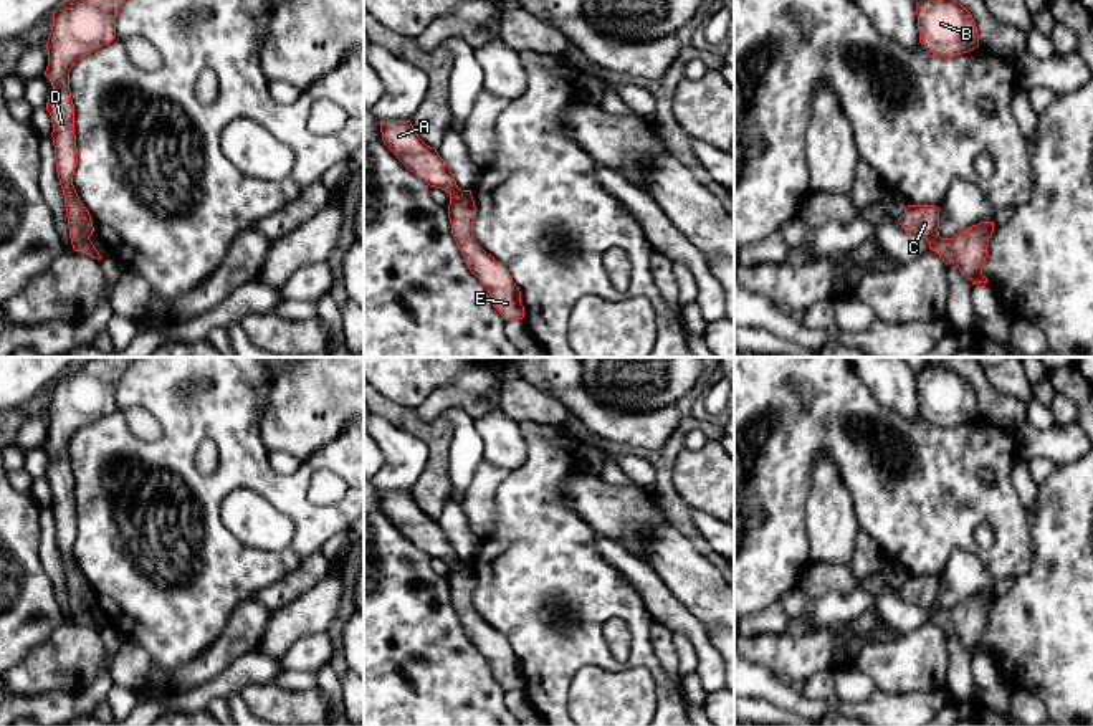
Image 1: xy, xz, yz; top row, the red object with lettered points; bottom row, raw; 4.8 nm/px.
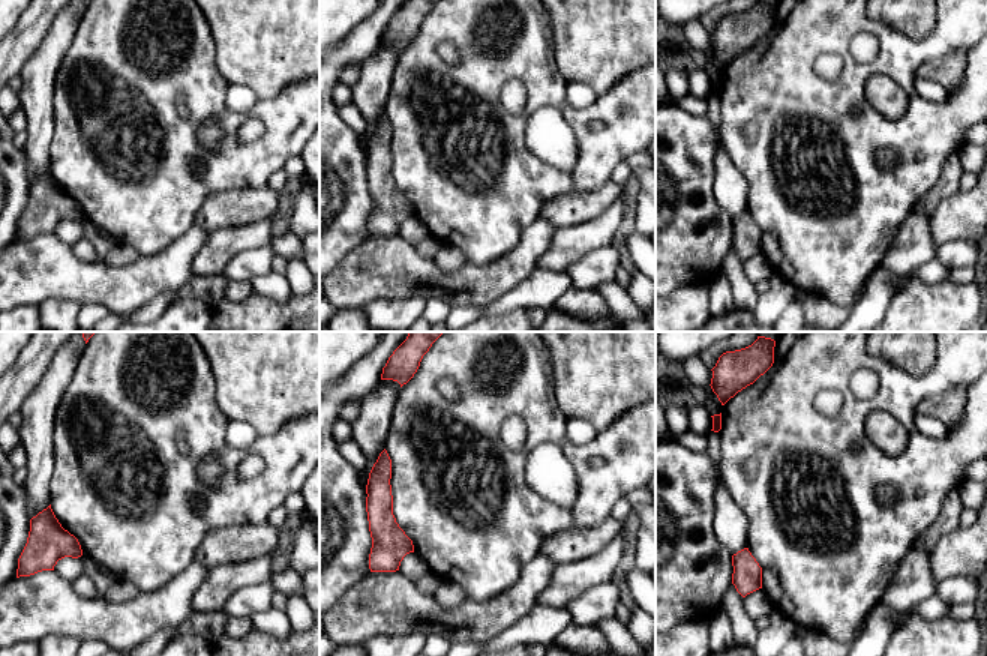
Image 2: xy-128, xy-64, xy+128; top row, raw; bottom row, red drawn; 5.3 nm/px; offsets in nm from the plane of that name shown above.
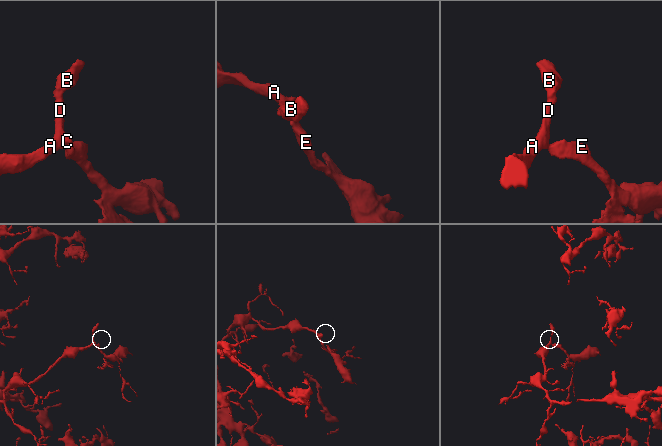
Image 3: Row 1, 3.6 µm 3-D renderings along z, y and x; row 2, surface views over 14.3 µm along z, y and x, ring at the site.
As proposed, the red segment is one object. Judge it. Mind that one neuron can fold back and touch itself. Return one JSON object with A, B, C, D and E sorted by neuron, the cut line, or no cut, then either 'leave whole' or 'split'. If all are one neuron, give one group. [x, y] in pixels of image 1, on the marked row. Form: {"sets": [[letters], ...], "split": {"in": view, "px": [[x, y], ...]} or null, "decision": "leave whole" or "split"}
{"sets": [["A", "B", "C", "D", "E"]], "split": null, "decision": "leave whole"}

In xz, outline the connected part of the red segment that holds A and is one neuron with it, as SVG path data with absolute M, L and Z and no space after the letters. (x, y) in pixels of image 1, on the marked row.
M380 121L380 132L384 144L407 169L430 187L441 189L450 195L448 218L451 235L466 266L488 289L493 306L506 321L523 319L524 306L519 288L509 271L488 255L475 238L473 222L476 218L476 207L471 190L461 190L456 185L450 167L435 147L427 146L418 137L410 121Z

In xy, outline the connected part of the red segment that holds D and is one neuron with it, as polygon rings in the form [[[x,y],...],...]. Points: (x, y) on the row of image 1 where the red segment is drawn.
[[[66,0],[53,13],[46,41],[48,66],[45,76],[53,86],[46,111],[53,122],[55,162],[63,189],[69,238],[74,251],[101,260],[89,236],[94,232],[91,215],[73,185],[78,164],[74,134],[74,104],[69,91],[69,69],[91,51],[116,36],[116,17],[126,0]]]

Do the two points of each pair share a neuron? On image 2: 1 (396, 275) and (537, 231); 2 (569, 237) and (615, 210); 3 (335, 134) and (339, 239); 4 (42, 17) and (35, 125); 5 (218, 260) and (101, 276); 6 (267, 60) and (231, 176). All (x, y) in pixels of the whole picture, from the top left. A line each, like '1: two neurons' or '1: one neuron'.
1: one neuron
2: one neuron
3: one neuron
4: two neurons
5: two neurons
6: two neurons

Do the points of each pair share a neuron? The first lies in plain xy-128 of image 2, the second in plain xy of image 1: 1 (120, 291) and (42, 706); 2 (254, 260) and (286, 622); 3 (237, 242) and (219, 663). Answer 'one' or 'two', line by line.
1: two
2: two
3: two

